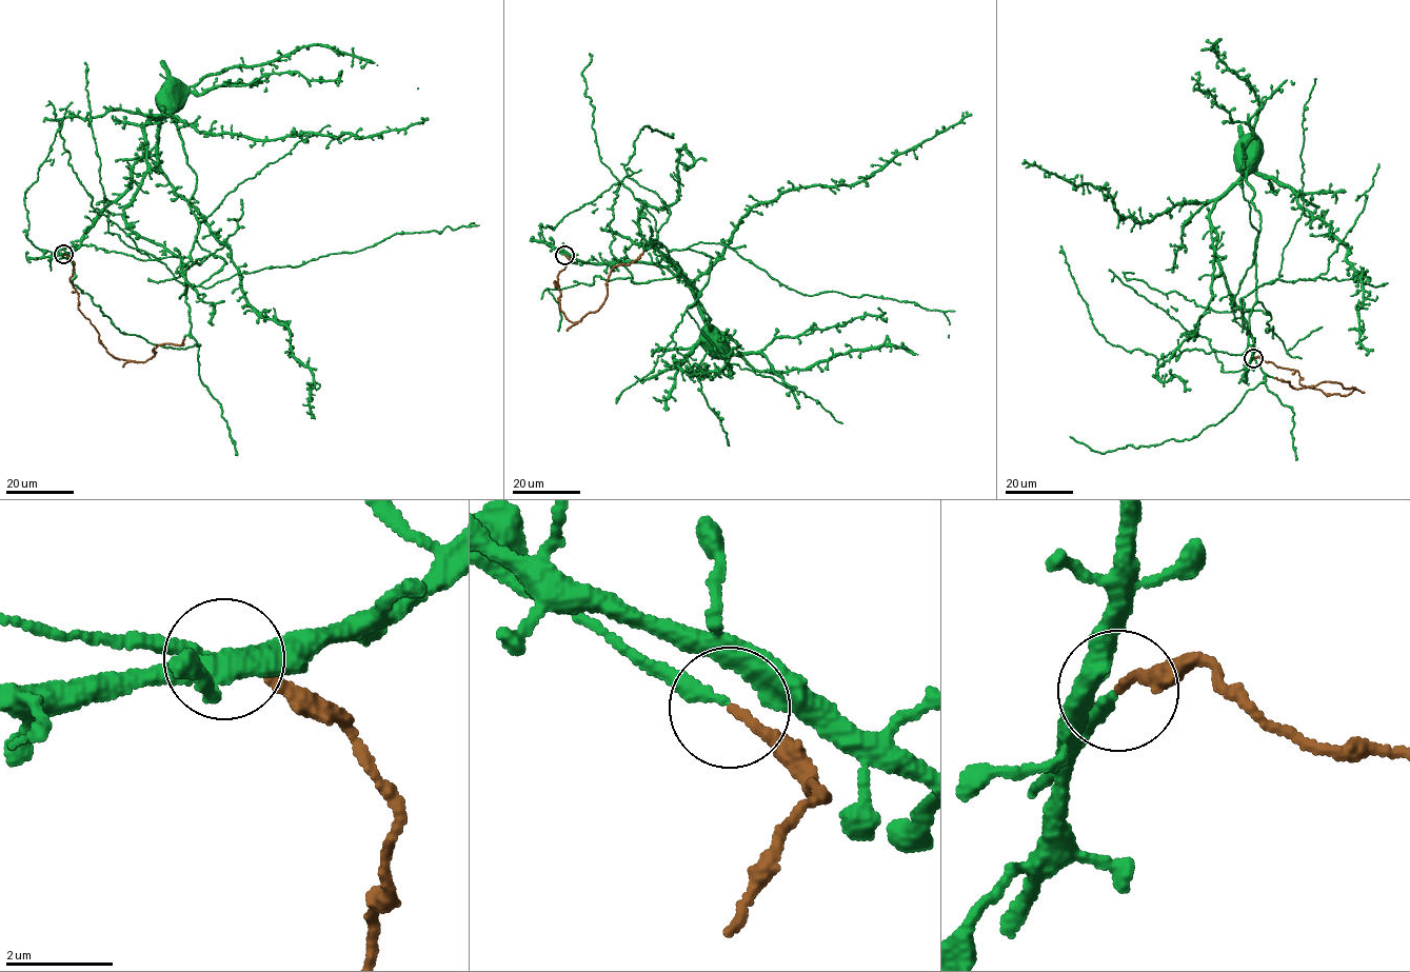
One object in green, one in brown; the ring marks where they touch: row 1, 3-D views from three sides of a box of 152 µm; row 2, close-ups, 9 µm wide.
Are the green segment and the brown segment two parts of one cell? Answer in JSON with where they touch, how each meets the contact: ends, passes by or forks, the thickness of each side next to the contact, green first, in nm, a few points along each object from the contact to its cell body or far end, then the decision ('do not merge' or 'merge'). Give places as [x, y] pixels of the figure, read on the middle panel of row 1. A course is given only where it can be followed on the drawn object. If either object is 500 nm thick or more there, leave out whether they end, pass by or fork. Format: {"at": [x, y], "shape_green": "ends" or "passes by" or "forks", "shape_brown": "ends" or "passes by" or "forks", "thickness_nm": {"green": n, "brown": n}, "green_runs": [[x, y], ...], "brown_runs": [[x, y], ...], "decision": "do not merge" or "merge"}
{"at": [564, 255], "shape_green": "forks", "shape_brown": "ends", "thickness_nm": {"green": 220, "brown": 140}, "green_runs": [[564, 255], [601, 264], [651, 262], [683, 277], [706, 325], [701, 333], [709, 337]], "brown_runs": [[564, 255], [570, 261], [558, 286], [553, 282], [559, 308], [575, 322], [604, 301], [615, 266], [643, 252]], "decision": "merge"}

